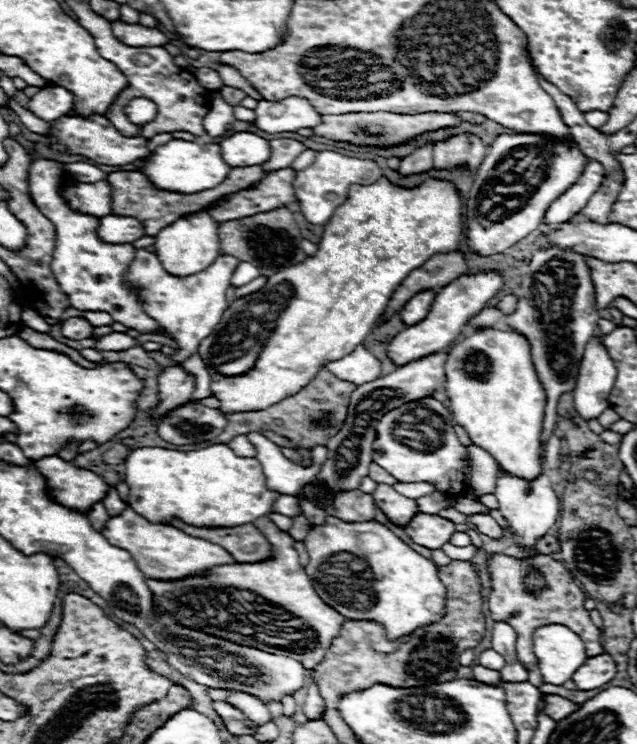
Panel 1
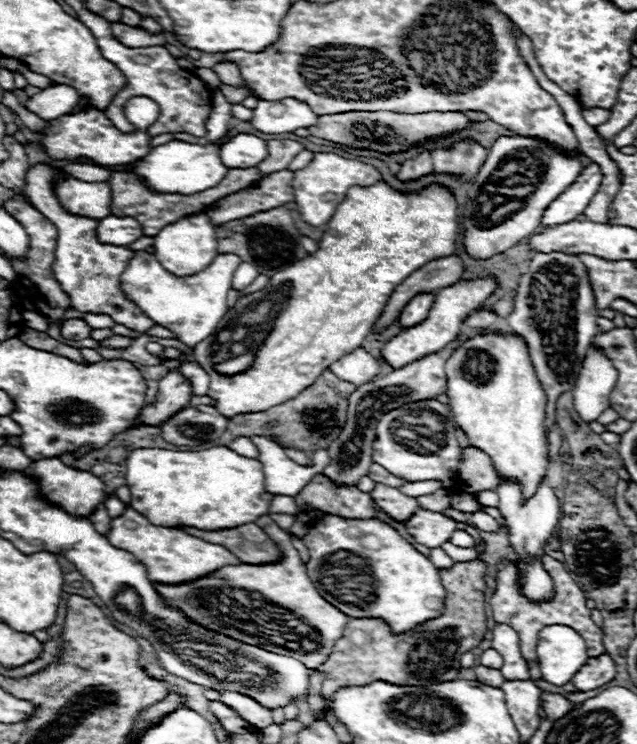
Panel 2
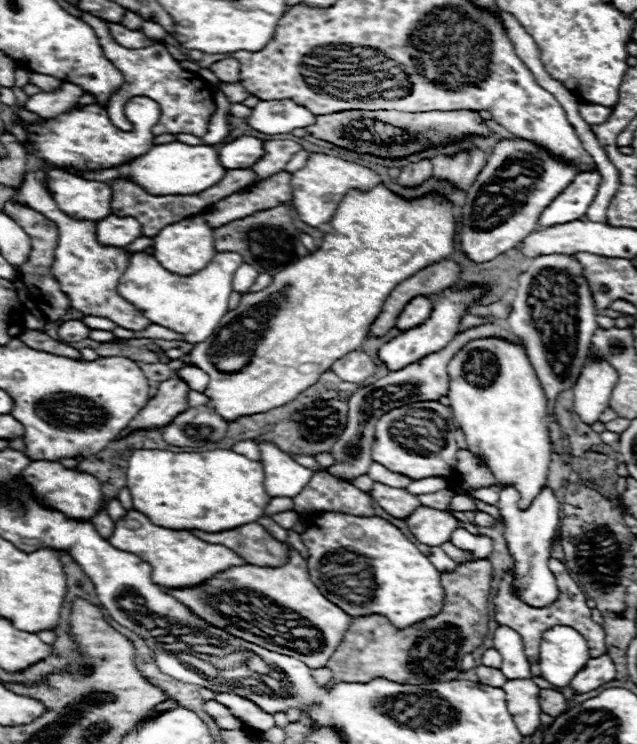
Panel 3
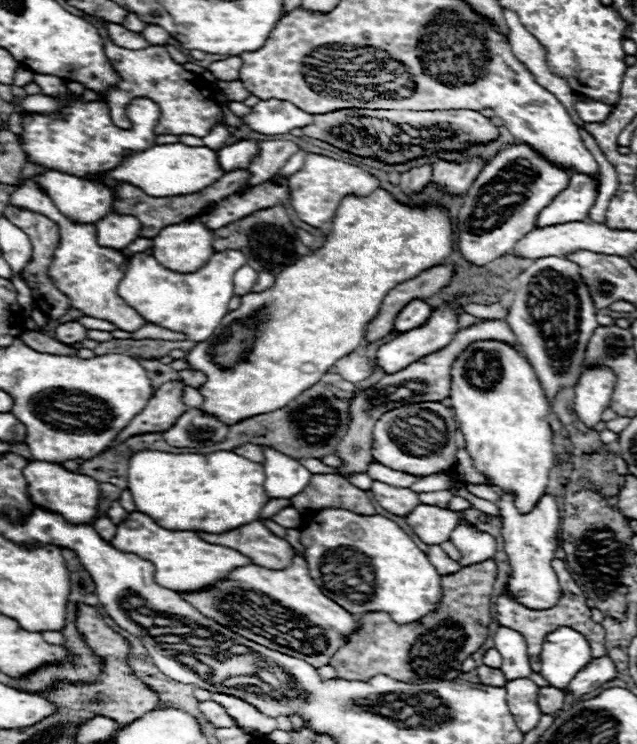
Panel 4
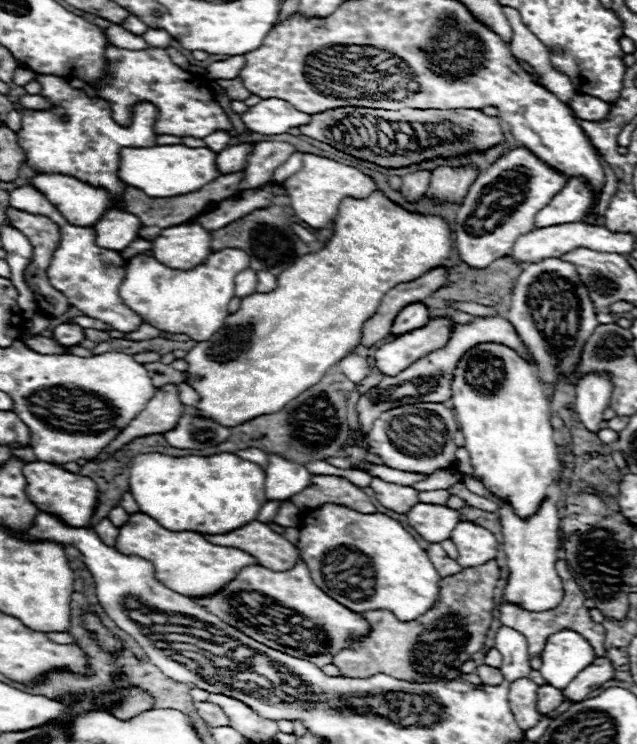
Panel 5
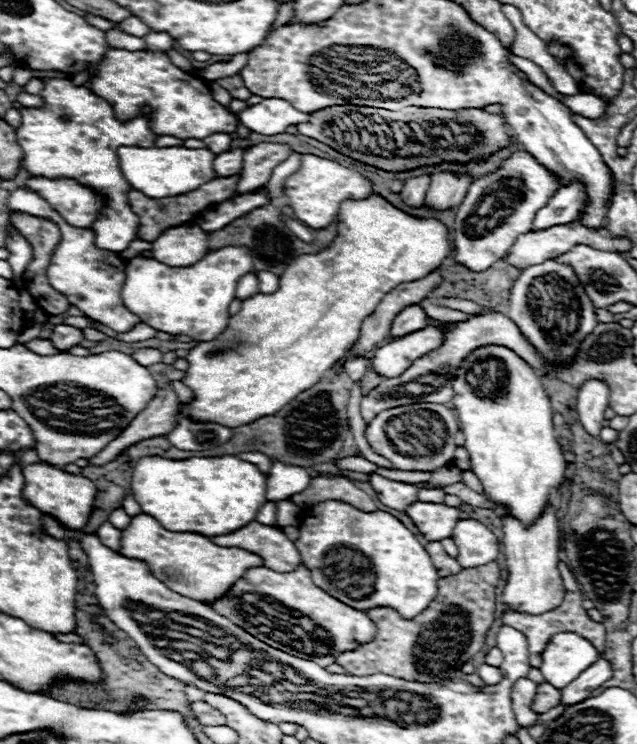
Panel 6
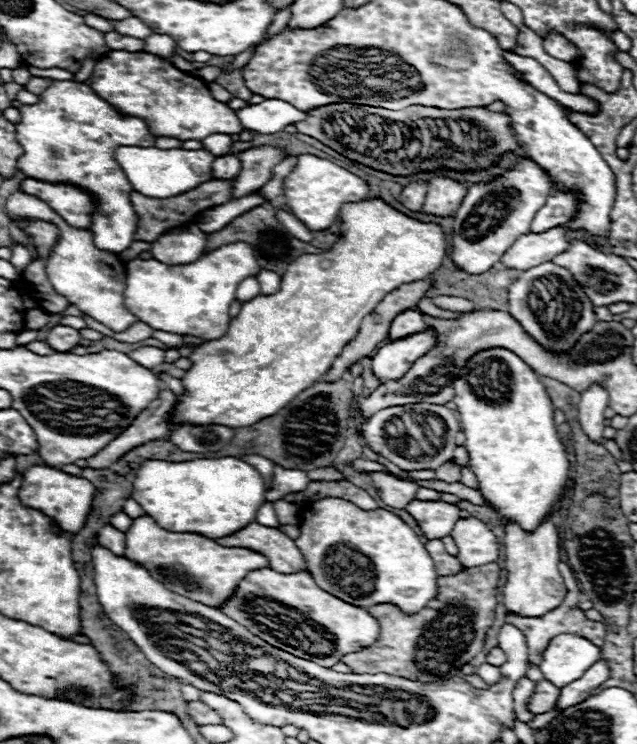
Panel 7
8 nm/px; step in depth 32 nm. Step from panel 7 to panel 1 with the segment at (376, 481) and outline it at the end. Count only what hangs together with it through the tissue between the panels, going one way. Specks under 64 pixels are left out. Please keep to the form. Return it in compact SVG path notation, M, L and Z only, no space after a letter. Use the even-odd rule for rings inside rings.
M378 484L378 488L372 494L376 506L386 514L386 518L396 524L406 528L408 520L412 520L412 516L416 516L418 512L418 504L416 500L410 500L402 494L398 494L392 486L388 484Z

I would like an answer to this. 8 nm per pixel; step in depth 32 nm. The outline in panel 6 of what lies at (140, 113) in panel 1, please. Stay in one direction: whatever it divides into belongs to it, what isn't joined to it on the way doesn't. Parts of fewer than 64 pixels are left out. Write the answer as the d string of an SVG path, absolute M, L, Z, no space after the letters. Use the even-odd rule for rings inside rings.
M42 78L42 82L44 90L40 96L48 106L38 110L20 110L22 124L16 130L16 138L24 150L22 166L34 176L74 178L80 184L106 194L108 204L90 228L96 232L98 248L122 252L132 240L136 240L140 220L126 202L130 186L120 174L116 150L120 146L154 146L156 136L150 128L148 110L144 110L142 116L122 124L114 118L112 106L92 94L88 88L74 86L64 78Z

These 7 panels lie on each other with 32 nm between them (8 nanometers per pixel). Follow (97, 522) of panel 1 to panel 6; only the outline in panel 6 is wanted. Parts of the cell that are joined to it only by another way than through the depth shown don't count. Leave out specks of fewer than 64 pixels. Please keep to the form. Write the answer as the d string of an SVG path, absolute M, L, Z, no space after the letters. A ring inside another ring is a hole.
M108 520L104 524L100 524L100 528L96 530L96 534L98 534L98 538L100 538L100 542L104 546L108 546L108 548L112 548L116 552L120 550L120 530L114 528Z

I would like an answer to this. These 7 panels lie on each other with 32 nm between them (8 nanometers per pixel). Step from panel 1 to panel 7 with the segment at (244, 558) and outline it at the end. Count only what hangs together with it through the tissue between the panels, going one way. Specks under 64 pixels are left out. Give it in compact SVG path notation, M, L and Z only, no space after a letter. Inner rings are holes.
M252 522L230 536L216 538L216 542L232 548L248 548L252 552L260 552L262 556L268 556L268 568L276 572L292 574L306 568L304 556L296 548L294 540L290 540L278 528L268 528L258 522Z

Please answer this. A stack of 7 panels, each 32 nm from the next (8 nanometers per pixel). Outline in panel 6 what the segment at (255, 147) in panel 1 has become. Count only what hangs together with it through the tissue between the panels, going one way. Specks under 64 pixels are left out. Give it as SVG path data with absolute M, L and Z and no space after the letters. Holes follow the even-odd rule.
M232 148L228 152L222 152L214 160L214 168L218 176L232 176L242 170L242 156L248 148Z

